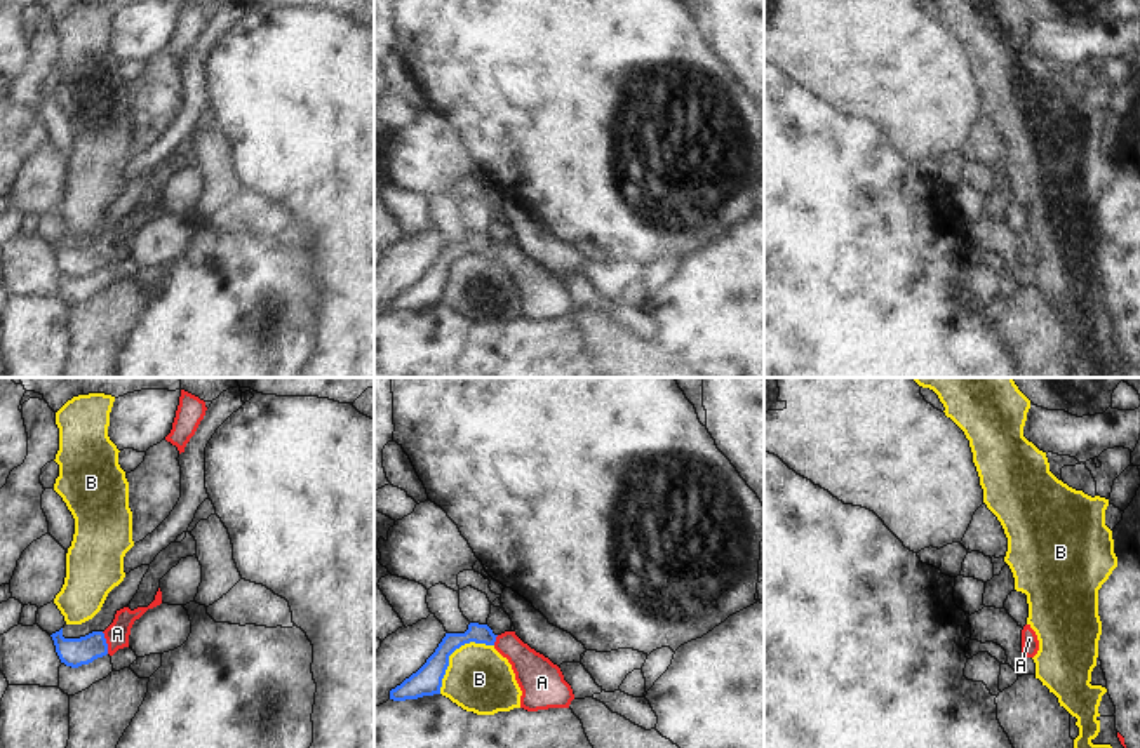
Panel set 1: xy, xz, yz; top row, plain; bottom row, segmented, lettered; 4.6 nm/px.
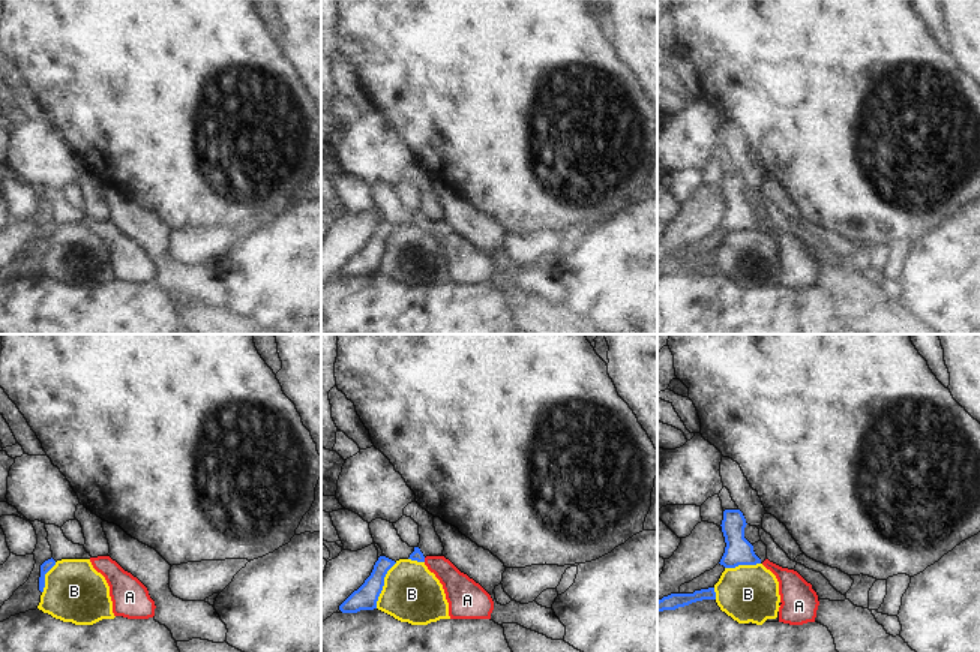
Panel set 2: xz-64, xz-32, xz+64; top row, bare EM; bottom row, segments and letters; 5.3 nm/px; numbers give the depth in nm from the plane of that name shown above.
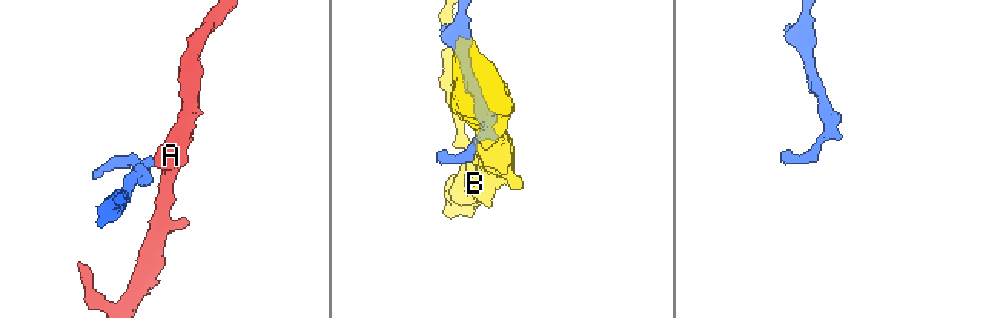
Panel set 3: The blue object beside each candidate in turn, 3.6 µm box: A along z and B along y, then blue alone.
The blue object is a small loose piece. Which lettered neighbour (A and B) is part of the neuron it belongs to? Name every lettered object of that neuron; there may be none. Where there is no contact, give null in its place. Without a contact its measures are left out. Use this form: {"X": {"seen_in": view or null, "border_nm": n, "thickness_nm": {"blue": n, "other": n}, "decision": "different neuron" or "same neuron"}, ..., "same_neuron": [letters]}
{"A": {"seen_in": "xy", "border_nm": 110, "thickness_nm": {"blue": 130, "other": 110}, "decision": "same neuron"}, "B": {"seen_in": "xz", "border_nm": 340, "thickness_nm": {"blue": 140, "other": 300}, "decision": "different neuron"}, "same_neuron": ["A"]}

